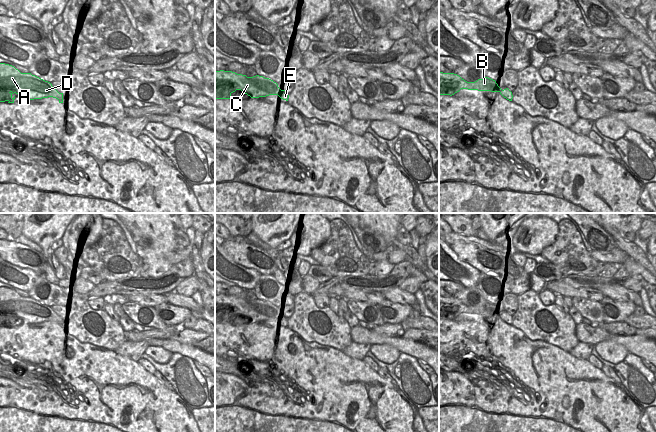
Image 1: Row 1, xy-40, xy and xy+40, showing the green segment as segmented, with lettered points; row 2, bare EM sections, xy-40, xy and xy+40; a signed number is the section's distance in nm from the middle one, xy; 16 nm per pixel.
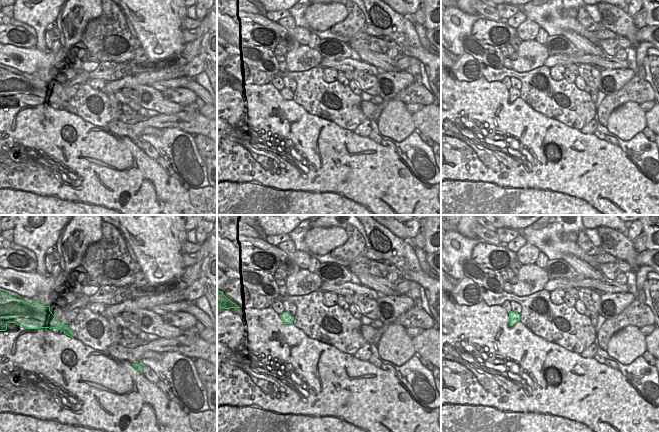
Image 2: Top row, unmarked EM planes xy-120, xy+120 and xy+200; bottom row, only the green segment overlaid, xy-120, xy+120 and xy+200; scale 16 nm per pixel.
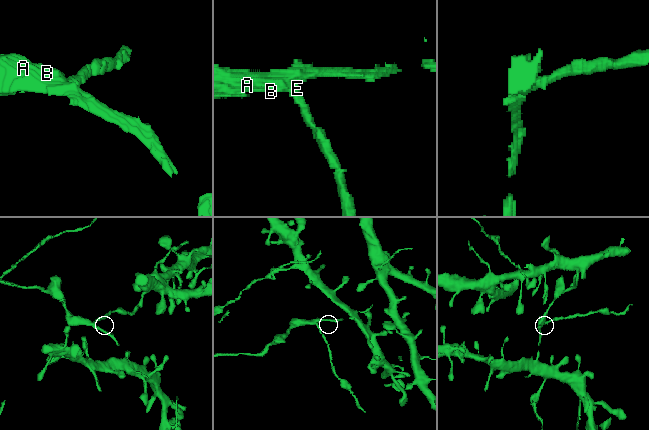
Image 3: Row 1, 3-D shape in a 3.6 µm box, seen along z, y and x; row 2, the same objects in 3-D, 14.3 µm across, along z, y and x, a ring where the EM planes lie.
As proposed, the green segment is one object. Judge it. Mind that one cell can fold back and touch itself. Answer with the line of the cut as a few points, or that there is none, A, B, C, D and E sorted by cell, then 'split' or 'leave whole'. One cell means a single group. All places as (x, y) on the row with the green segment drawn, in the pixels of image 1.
cut xy (281, 90), (279, 96); groups A B C D / E; split

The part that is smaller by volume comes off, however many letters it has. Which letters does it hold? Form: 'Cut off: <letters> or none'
Cut off: E

